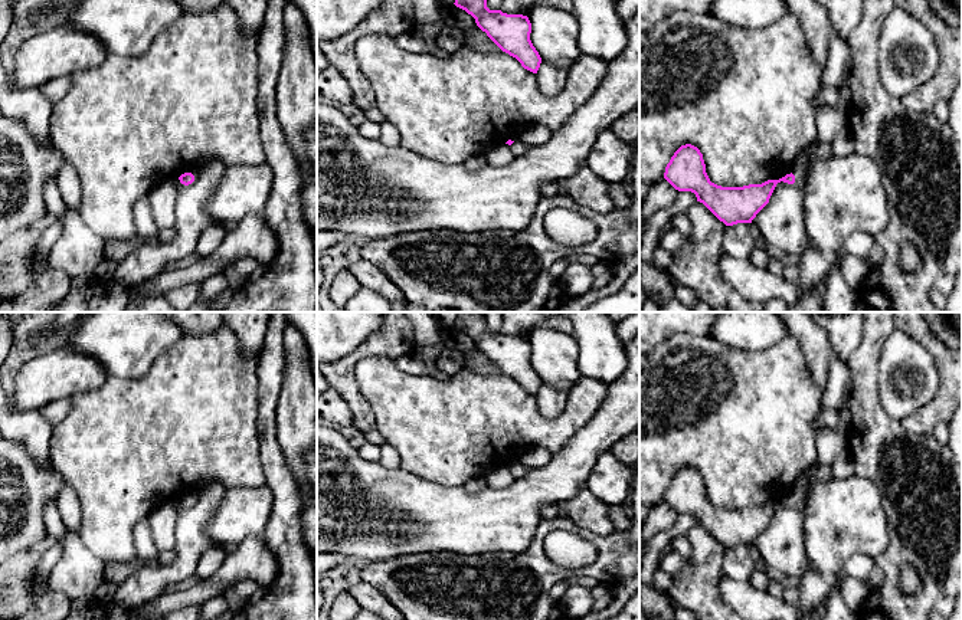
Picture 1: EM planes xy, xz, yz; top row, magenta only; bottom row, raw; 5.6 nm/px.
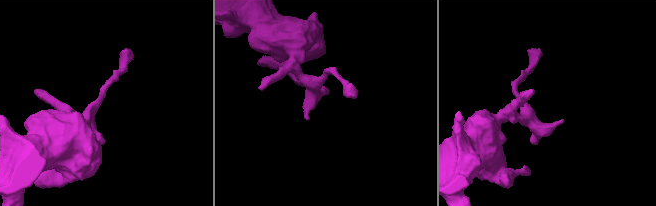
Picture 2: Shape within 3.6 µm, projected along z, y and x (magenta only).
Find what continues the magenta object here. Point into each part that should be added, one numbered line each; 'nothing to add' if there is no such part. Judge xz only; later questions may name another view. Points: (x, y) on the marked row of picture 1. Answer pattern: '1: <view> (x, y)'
1: xz (517, 147)

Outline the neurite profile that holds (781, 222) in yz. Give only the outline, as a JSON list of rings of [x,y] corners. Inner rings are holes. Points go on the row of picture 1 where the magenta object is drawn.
[[[809,167],[799,184],[778,183],[769,203],[752,220],[760,232],[762,243],[779,247],[796,257],[811,246],[804,226],[804,197],[808,177]]]

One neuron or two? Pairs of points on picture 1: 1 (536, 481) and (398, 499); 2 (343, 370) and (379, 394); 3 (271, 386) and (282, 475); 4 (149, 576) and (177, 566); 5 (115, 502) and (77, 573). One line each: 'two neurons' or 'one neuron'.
1: one neuron
2: two neurons
3: one neuron
4: one neuron
5: two neurons

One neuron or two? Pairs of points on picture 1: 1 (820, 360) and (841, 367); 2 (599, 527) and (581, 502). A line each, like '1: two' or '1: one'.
1: two
2: one

